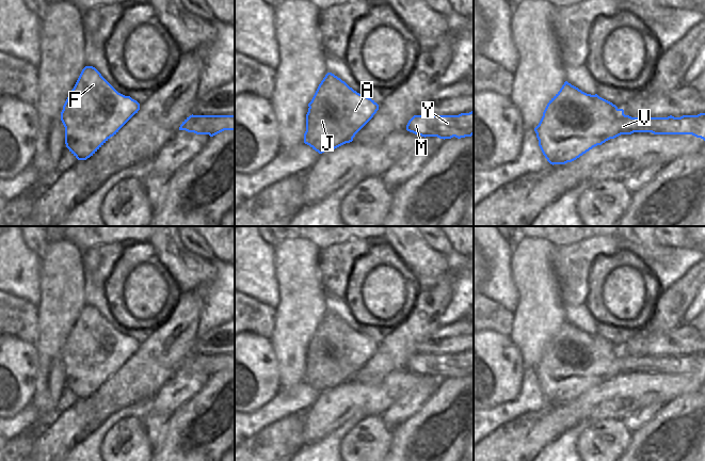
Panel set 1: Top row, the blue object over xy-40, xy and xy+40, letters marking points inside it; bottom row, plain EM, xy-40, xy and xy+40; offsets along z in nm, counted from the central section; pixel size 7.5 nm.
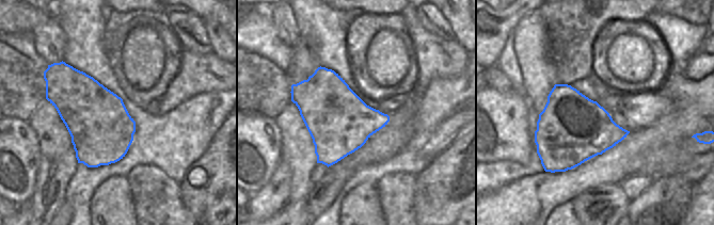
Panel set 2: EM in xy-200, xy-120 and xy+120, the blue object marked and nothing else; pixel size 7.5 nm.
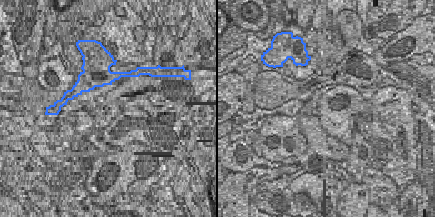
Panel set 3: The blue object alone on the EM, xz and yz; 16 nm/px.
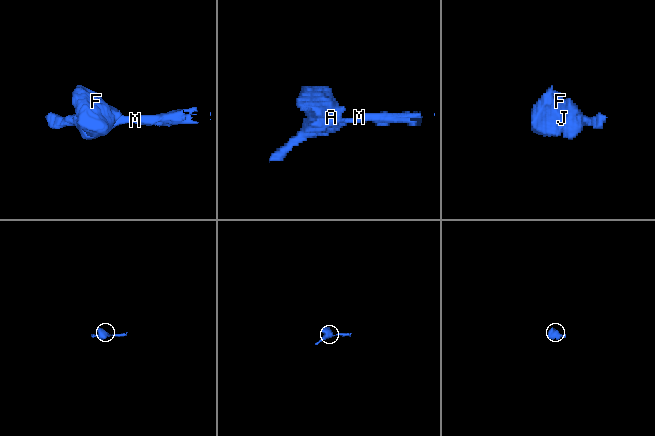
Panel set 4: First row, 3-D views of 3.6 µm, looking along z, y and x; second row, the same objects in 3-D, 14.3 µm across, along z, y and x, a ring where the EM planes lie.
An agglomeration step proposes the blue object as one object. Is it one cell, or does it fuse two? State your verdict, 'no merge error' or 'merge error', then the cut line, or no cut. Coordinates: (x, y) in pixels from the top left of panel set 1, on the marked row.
merge error; cut in xy along (309, 107), (314, 102), (333, 104), (352, 129), (372, 115)

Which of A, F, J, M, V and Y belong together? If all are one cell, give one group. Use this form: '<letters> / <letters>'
A F / J M V Y

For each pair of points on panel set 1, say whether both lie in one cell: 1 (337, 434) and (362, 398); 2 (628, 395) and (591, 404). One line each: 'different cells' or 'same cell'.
1: different cells
2: same cell

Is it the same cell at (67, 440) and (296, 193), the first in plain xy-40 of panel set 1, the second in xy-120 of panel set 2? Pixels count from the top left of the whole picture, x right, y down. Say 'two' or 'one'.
two

